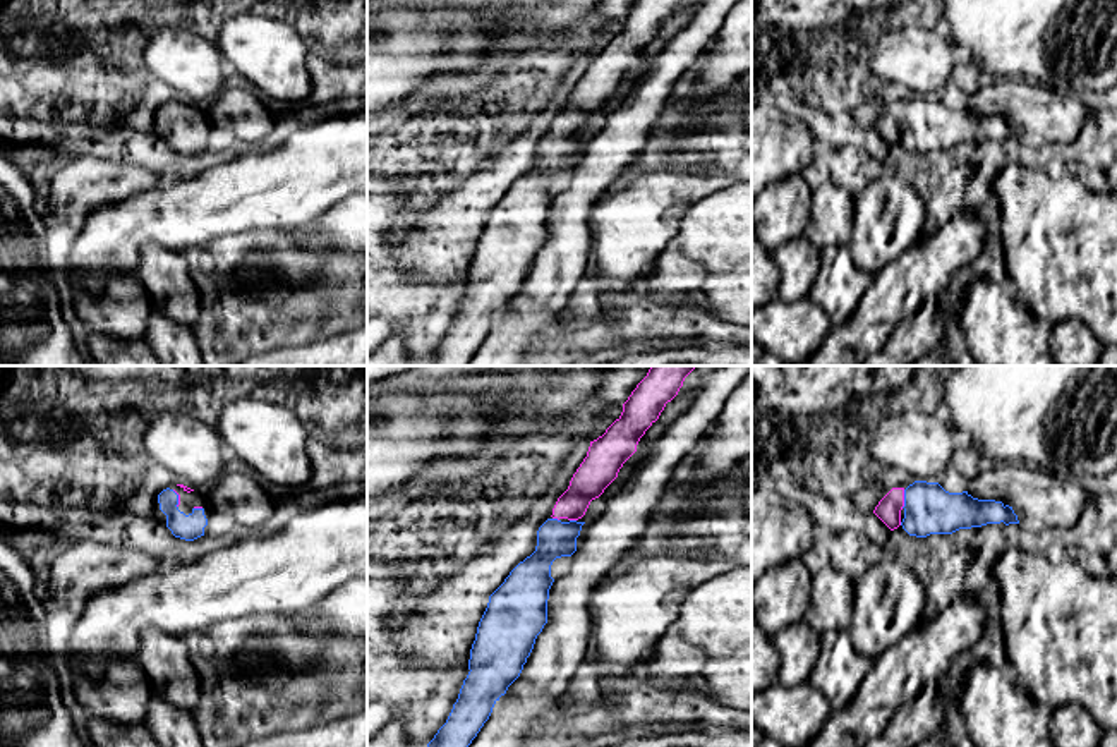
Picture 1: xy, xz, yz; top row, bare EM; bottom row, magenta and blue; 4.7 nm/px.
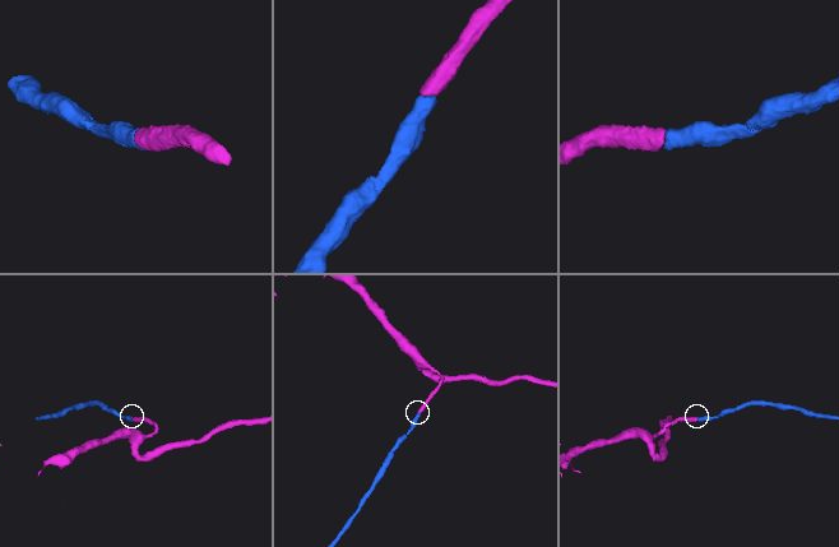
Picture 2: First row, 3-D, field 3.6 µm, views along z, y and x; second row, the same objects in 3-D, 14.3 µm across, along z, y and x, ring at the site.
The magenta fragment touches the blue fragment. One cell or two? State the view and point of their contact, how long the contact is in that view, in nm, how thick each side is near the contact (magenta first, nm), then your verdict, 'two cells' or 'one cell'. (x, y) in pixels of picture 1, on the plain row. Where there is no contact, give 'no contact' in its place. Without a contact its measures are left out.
meets magenta in yz at (903, 114); contact 90 nm long; 110 nm thick on the magenta side, 240 nm on the other; one cell

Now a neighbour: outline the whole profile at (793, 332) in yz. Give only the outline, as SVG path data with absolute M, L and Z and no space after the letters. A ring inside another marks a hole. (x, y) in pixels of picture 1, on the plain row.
M774 297L752 311L752 337L782 364L808 361L832 330L829 314L810 297L784 302Z

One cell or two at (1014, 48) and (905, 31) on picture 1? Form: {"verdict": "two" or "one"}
{"verdict": "one"}

